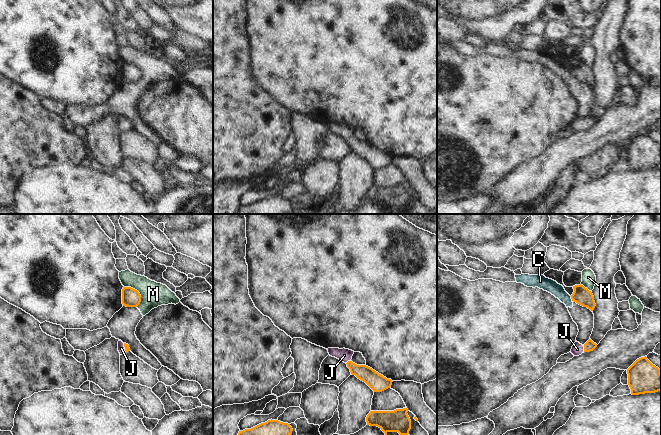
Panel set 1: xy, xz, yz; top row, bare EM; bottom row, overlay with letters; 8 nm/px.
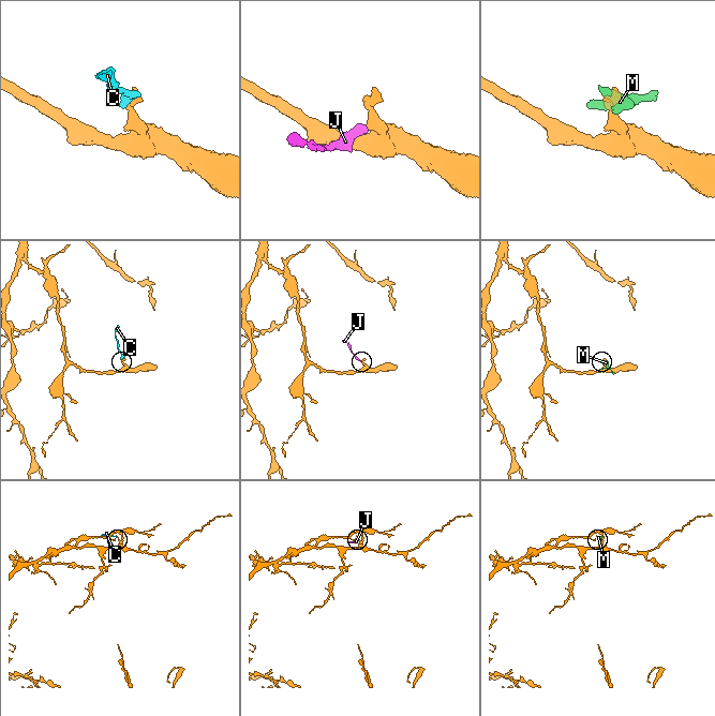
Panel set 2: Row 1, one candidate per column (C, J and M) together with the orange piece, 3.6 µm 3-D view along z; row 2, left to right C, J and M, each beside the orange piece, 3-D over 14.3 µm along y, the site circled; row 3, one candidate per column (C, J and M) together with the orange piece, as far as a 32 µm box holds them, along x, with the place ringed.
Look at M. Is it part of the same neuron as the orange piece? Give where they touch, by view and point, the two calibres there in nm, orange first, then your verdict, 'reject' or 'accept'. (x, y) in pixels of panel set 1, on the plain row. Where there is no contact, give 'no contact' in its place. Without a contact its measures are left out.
contact xy (138, 68); calibres 140 and 200 nm; reject

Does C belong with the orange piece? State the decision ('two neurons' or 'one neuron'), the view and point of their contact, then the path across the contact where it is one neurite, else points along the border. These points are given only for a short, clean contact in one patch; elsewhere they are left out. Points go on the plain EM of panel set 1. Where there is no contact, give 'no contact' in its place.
two neurons | yz (571, 74) | along yz (570, 72), (572, 76)

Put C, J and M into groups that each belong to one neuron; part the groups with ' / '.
C M / J

